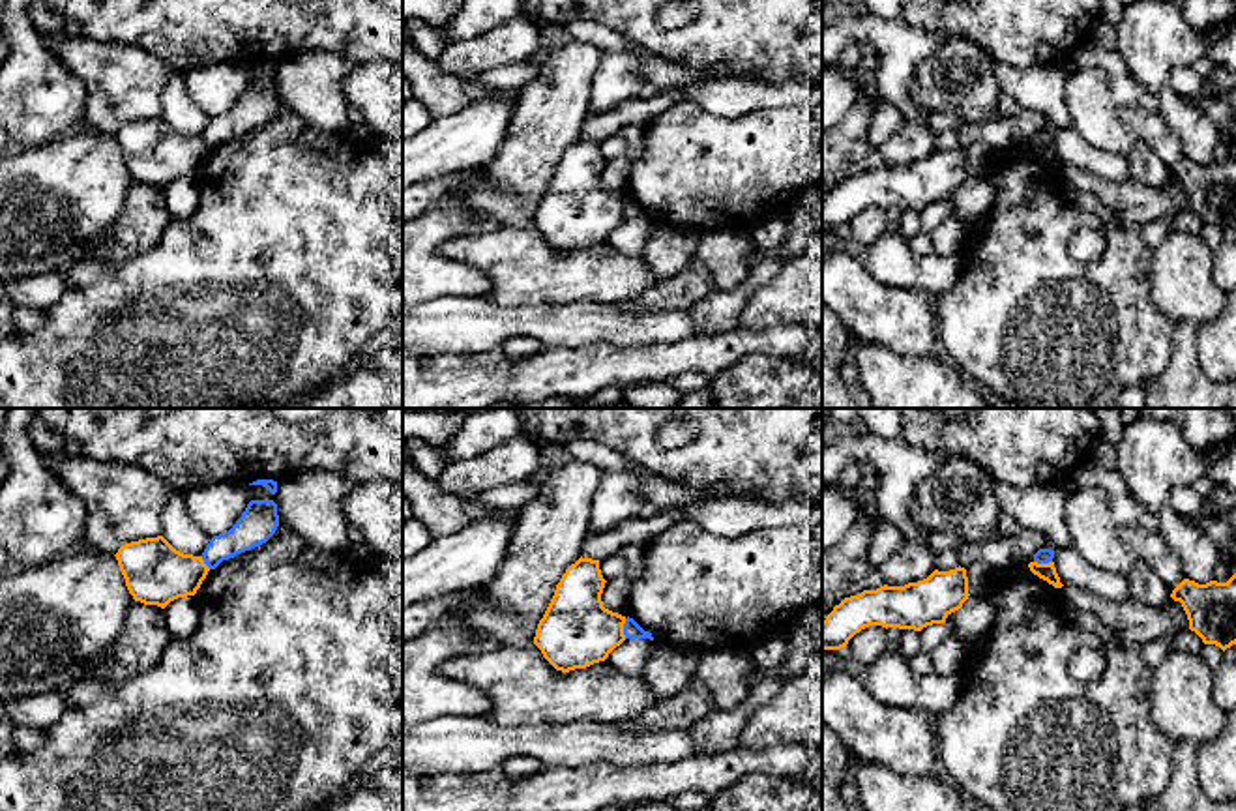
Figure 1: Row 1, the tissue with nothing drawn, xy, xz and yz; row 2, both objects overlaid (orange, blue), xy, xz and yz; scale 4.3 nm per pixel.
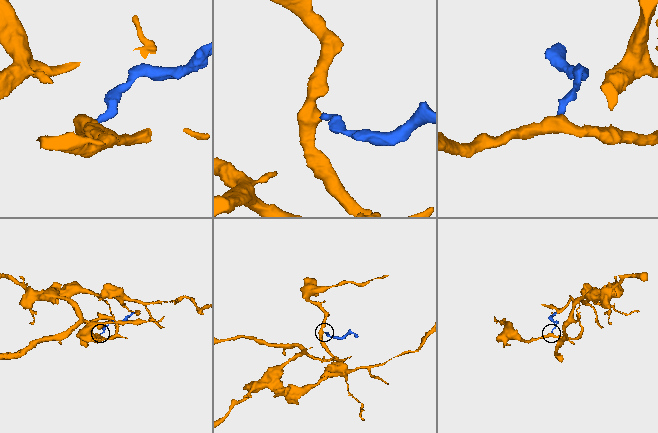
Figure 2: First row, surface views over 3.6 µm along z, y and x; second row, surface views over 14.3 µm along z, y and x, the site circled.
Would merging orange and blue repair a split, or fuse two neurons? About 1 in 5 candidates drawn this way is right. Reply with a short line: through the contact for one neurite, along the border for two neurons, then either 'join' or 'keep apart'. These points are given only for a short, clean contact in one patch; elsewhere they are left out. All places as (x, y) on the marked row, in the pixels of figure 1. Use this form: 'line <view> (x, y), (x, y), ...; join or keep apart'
line xz (626, 619), (624, 637); keep apart

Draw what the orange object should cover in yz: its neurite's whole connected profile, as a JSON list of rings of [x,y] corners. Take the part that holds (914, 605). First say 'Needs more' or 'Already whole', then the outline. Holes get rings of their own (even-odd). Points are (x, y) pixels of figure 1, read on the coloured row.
Already whole. [[[964,568],[934,569],[927,579],[905,586],[880,586],[845,597],[822,622],[822,650],[841,650],[869,626],[921,631],[944,624],[968,599]]]

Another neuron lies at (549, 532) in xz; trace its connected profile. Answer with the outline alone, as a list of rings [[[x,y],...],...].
[[[569,459],[539,479],[539,494],[517,511],[515,534],[498,575],[446,620],[461,622],[481,648],[532,646],[556,584],[582,556],[592,498],[605,470]]]

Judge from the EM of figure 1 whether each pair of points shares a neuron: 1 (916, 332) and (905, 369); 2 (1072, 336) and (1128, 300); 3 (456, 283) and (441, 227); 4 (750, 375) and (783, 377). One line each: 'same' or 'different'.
1: different
2: same
3: same
4: same

